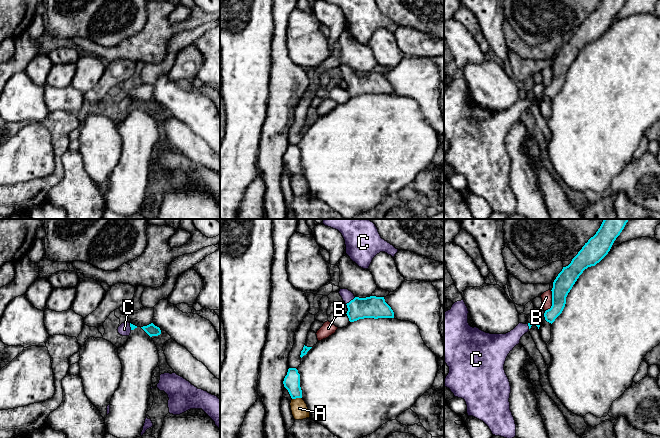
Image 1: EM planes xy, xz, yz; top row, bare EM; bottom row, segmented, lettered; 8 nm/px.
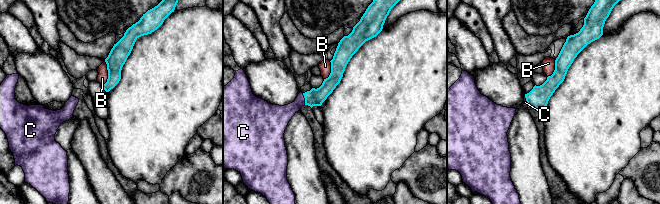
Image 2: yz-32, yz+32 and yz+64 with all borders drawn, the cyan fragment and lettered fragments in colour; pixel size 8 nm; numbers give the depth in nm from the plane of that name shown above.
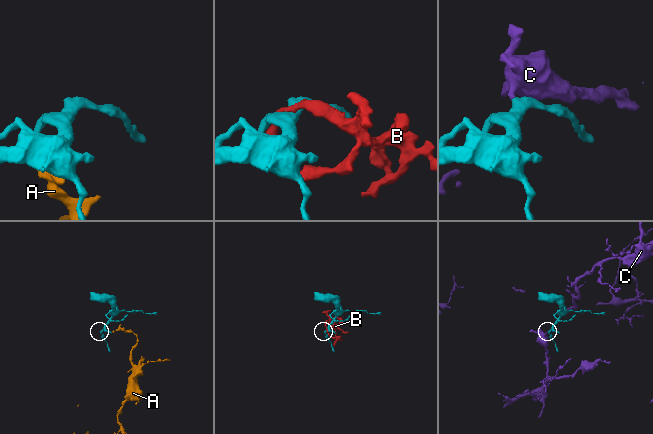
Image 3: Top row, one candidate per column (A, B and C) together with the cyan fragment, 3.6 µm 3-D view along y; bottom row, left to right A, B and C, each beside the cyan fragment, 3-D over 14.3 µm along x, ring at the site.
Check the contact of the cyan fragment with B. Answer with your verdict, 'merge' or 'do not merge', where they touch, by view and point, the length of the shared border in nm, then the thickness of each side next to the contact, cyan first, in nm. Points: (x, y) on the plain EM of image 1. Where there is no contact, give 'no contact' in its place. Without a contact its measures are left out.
do not merge | yz (552, 77) | 180 nm | 150/80 nm

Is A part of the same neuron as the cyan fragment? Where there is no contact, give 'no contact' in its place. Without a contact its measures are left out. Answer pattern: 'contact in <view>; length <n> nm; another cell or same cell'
contact in xz; length 80 nm; another cell

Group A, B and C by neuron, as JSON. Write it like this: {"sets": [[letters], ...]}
{"sets": [["A"], ["B"], ["C"]]}

